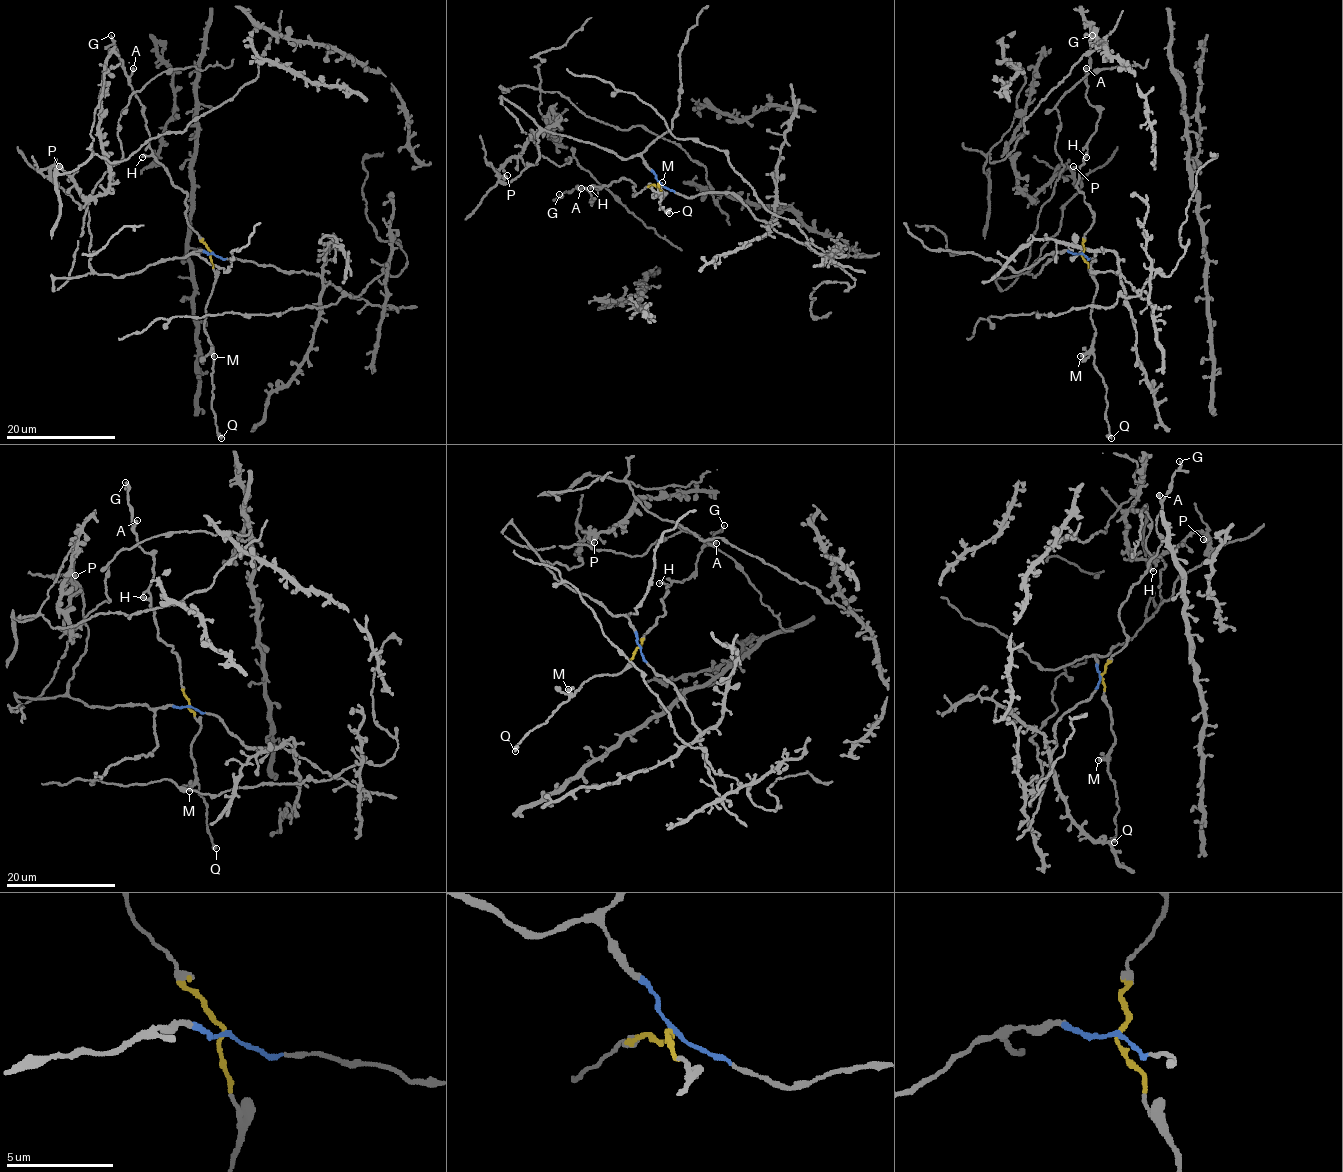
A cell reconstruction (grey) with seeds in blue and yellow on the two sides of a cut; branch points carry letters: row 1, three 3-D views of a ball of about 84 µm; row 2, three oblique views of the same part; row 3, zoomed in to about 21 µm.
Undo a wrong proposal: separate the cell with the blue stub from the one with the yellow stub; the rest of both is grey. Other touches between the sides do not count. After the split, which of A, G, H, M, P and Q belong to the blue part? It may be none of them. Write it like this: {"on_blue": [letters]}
{"on_blue": ["P"]}

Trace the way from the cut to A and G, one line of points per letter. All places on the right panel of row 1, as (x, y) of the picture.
A: (1081, 252), (1094, 221), (1077, 188), (1079, 167), (1099, 111), (1088, 102), (1087, 67)
G: (1081, 252), (1094, 221), (1077, 188), (1079, 167), (1099, 118), (1085, 96), (1092, 34)

